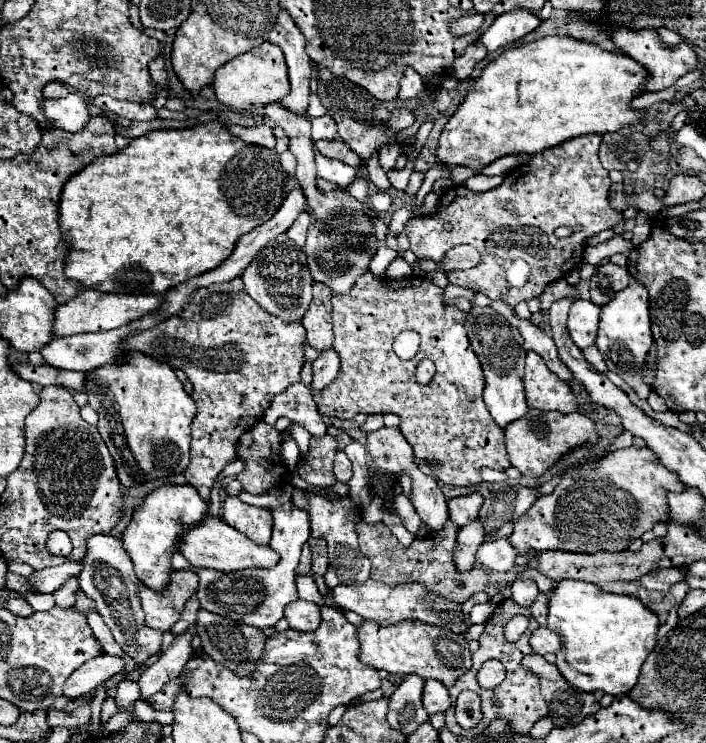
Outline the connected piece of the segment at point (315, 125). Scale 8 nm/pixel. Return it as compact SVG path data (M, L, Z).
M324 114L322 118L312 120L312 138L314 140L332 140L336 138L336 124L330 114Z

